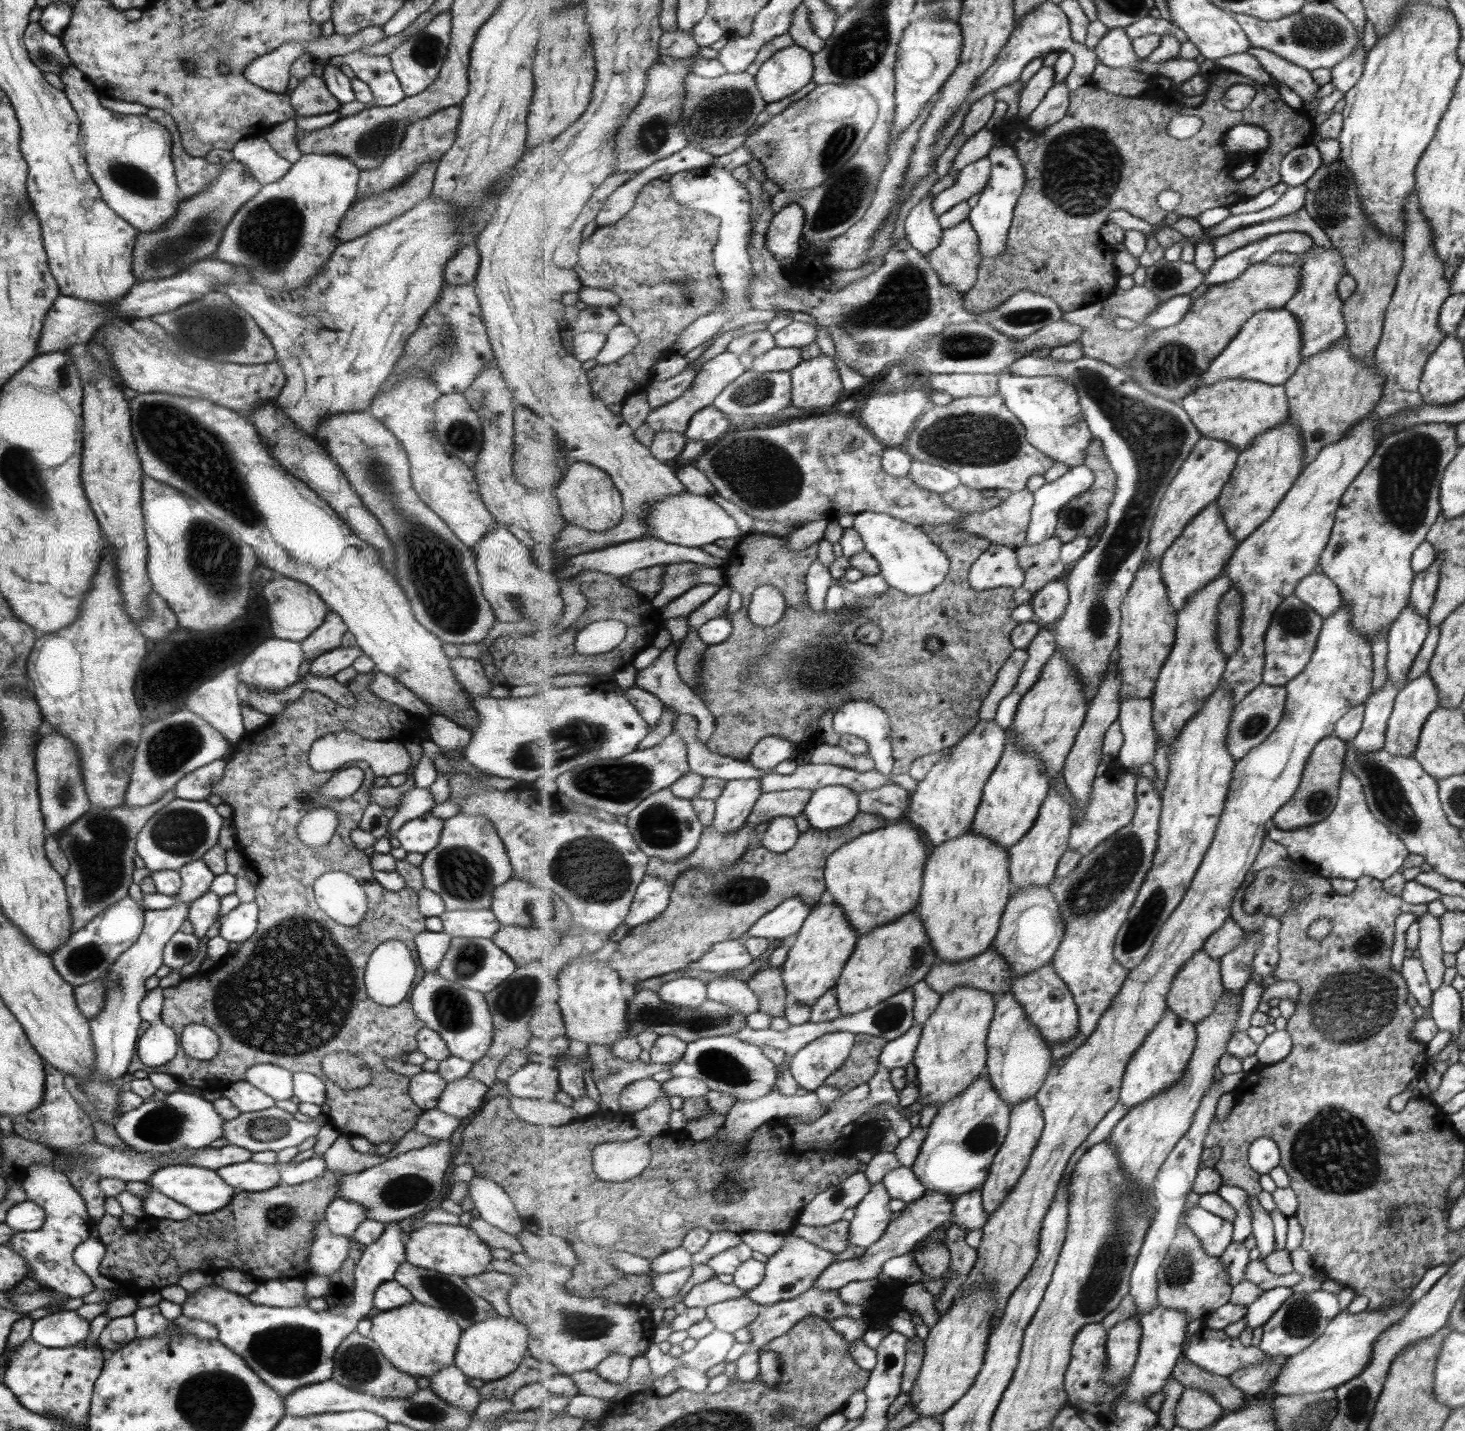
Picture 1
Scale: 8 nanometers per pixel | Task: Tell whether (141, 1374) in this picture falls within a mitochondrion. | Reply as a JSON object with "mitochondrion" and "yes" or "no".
{"mitochondrion":"no"}

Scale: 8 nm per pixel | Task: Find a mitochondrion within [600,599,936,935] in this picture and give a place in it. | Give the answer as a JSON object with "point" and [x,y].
{"point":[739,890]}

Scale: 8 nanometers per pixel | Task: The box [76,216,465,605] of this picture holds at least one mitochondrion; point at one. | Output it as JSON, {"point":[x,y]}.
{"point":[178,441]}

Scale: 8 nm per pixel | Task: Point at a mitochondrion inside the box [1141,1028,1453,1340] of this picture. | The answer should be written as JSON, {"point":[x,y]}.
{"point":[1325,1153]}

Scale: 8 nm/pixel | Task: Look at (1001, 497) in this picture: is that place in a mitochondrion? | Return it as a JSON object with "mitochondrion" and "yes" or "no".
{"mitochondrion":"no"}

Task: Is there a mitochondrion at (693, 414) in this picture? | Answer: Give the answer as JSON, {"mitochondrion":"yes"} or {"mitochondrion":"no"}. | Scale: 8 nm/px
{"mitochondrion":"no"}

